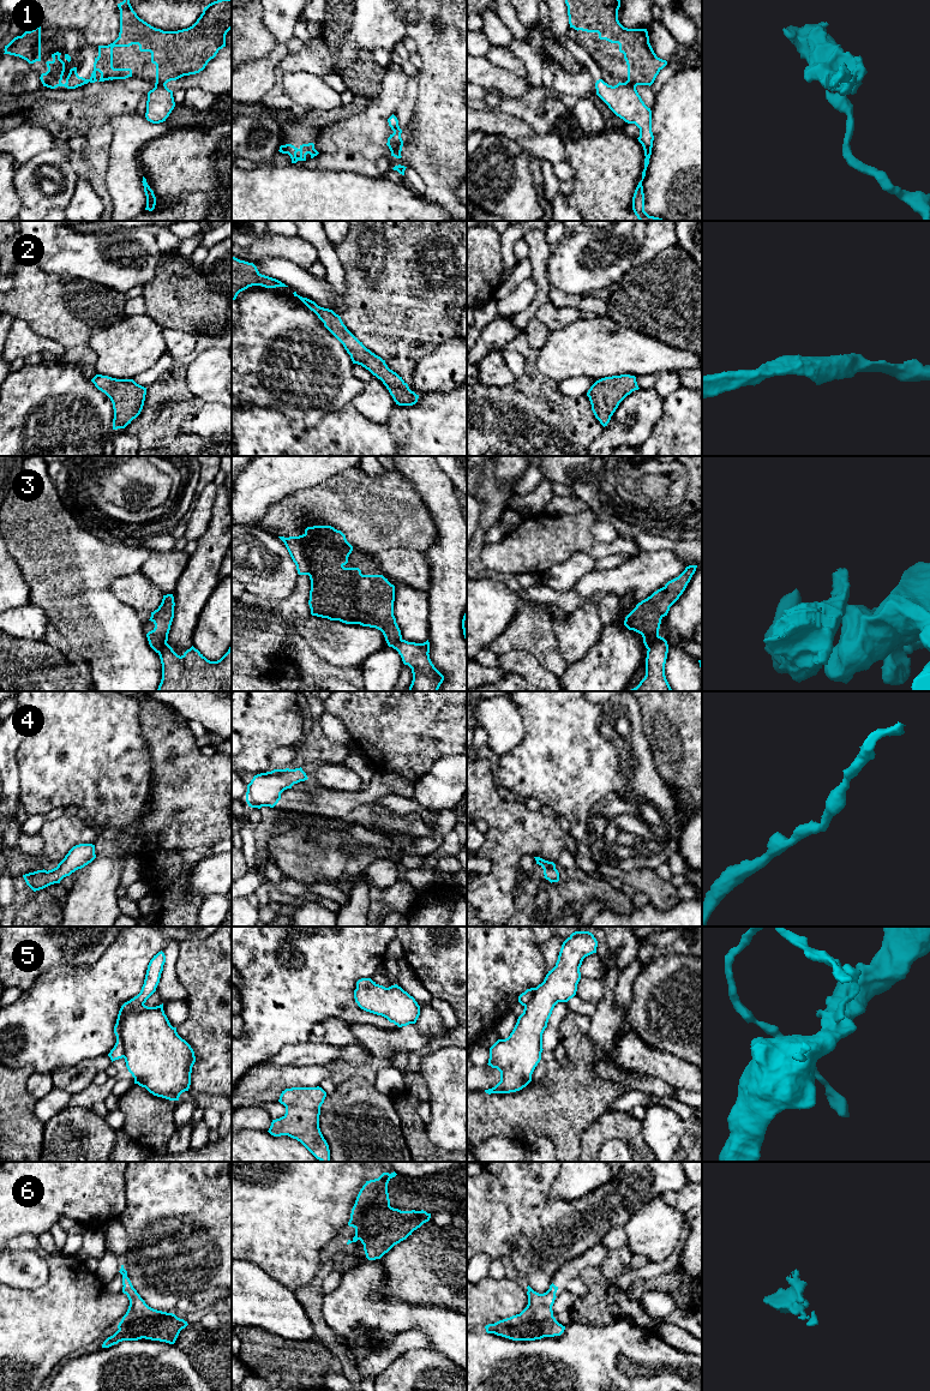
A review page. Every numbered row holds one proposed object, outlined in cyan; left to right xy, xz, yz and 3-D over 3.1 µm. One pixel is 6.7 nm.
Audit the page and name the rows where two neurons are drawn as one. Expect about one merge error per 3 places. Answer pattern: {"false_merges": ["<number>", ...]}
{"false_merges": ["1", "3", "5"]}

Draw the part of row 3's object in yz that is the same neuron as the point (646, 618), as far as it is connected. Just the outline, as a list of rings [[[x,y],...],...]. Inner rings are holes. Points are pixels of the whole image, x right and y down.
[[[689,565],[676,578],[642,600],[625,617],[624,625],[642,635],[648,649],[659,636],[661,619],[667,616],[670,607],[679,599],[696,571],[697,565]]]

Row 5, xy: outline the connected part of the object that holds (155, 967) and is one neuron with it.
[[[161,951],[150,960],[144,979],[144,984],[142,987],[140,993],[125,1002],[118,1014],[116,1024],[114,1026],[114,1033],[116,1036],[116,1043],[114,1048],[110,1050],[108,1056],[112,1062],[124,1057],[124,1042],[121,1036],[121,1021],[124,1014],[132,1007],[137,1007],[146,1002],[146,1000],[156,991],[156,988],[160,983],[161,973],[163,971],[163,965],[166,963],[166,955]]]

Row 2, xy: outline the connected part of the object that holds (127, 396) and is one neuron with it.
[[[96,374],[91,382],[113,403],[113,430],[125,428],[140,414],[146,388],[137,384],[133,379],[116,379],[102,374]]]

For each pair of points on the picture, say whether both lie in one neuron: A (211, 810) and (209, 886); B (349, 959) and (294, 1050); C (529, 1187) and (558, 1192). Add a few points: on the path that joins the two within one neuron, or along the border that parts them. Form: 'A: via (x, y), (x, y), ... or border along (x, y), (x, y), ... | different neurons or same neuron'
A: border along (205, 856), (194, 865), (188, 879) | different neurons
B: border along (308, 1039), (301, 1043), (286, 1044), (271, 1055) | different neurons
C: border along (556, 1174), (550, 1194), (560, 1200), (577, 1198) | different neurons

